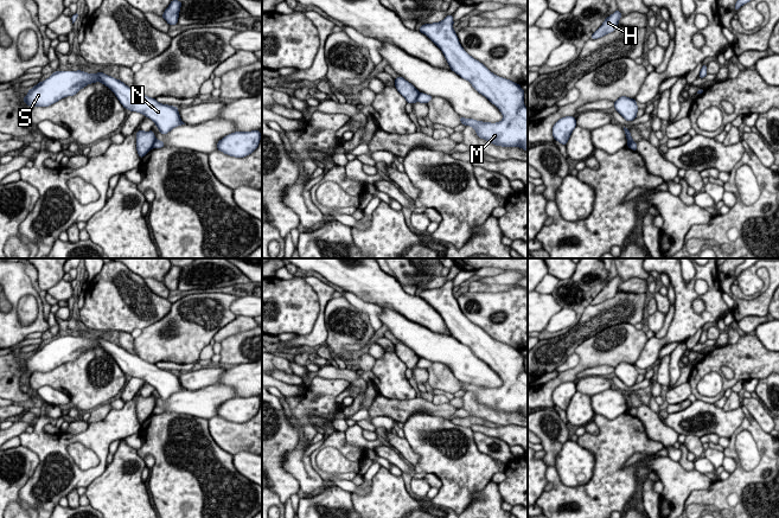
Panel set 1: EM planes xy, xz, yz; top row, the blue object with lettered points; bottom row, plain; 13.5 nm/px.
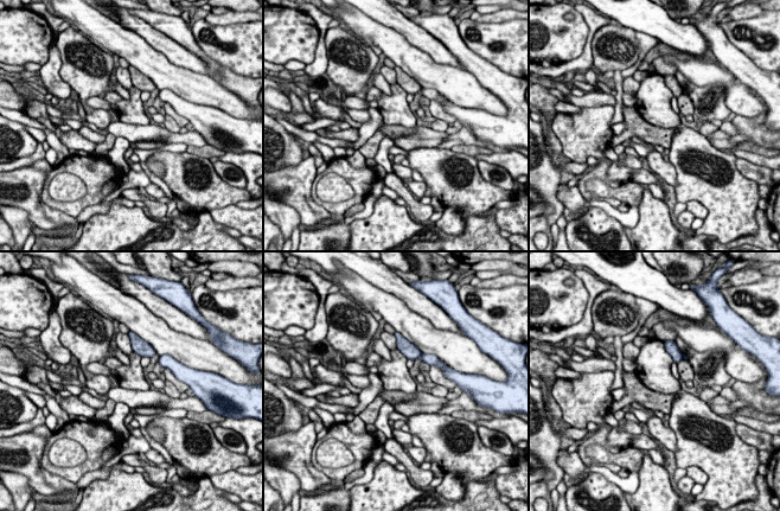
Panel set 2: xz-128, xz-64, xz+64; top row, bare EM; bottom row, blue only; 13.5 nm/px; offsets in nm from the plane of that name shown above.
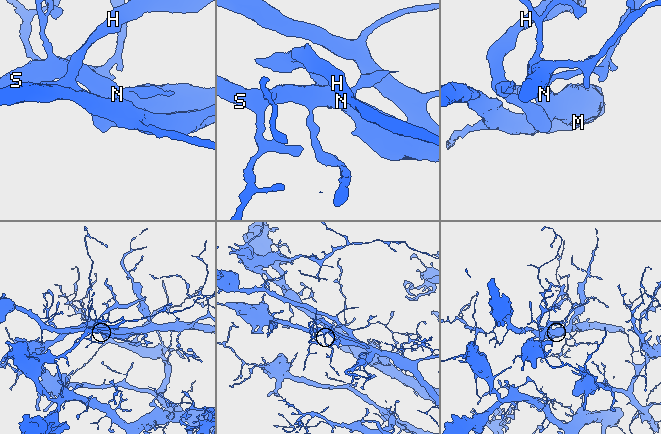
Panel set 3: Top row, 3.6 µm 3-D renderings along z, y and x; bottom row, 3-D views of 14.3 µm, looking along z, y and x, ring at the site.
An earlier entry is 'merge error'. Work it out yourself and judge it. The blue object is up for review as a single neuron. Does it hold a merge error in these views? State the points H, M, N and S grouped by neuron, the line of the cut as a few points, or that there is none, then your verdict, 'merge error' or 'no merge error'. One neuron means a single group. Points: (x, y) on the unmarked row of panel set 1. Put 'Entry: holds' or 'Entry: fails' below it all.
H / M N S | xz (420, 358), (415, 366) | merge error
Entry: holds

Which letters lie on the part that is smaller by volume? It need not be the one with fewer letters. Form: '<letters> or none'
H

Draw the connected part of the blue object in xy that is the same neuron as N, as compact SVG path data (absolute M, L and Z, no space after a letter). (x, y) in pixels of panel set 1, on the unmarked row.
M56 337L51 343L39 347L24 362L24 369L33 372L49 372L59 365L76 360L85 351L101 347L117 363L124 375L143 379L151 384L159 397L168 399L173 394L185 390L179 380L178 372L162 370L157 364L132 354L120 345L103 338L88 339L77 337Z

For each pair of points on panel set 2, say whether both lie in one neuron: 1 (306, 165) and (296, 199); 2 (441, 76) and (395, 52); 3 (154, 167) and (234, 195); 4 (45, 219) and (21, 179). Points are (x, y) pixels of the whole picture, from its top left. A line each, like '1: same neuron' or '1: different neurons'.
1: same neuron
2: same neuron
3: different neurons
4: same neuron

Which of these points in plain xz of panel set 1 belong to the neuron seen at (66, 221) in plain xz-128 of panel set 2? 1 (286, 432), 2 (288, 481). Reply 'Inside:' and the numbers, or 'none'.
Inside: none

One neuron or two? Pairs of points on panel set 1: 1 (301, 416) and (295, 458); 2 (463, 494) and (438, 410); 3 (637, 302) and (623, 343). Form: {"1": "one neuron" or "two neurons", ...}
{"1": "one neuron", "2": "two neurons", "3": "two neurons"}

